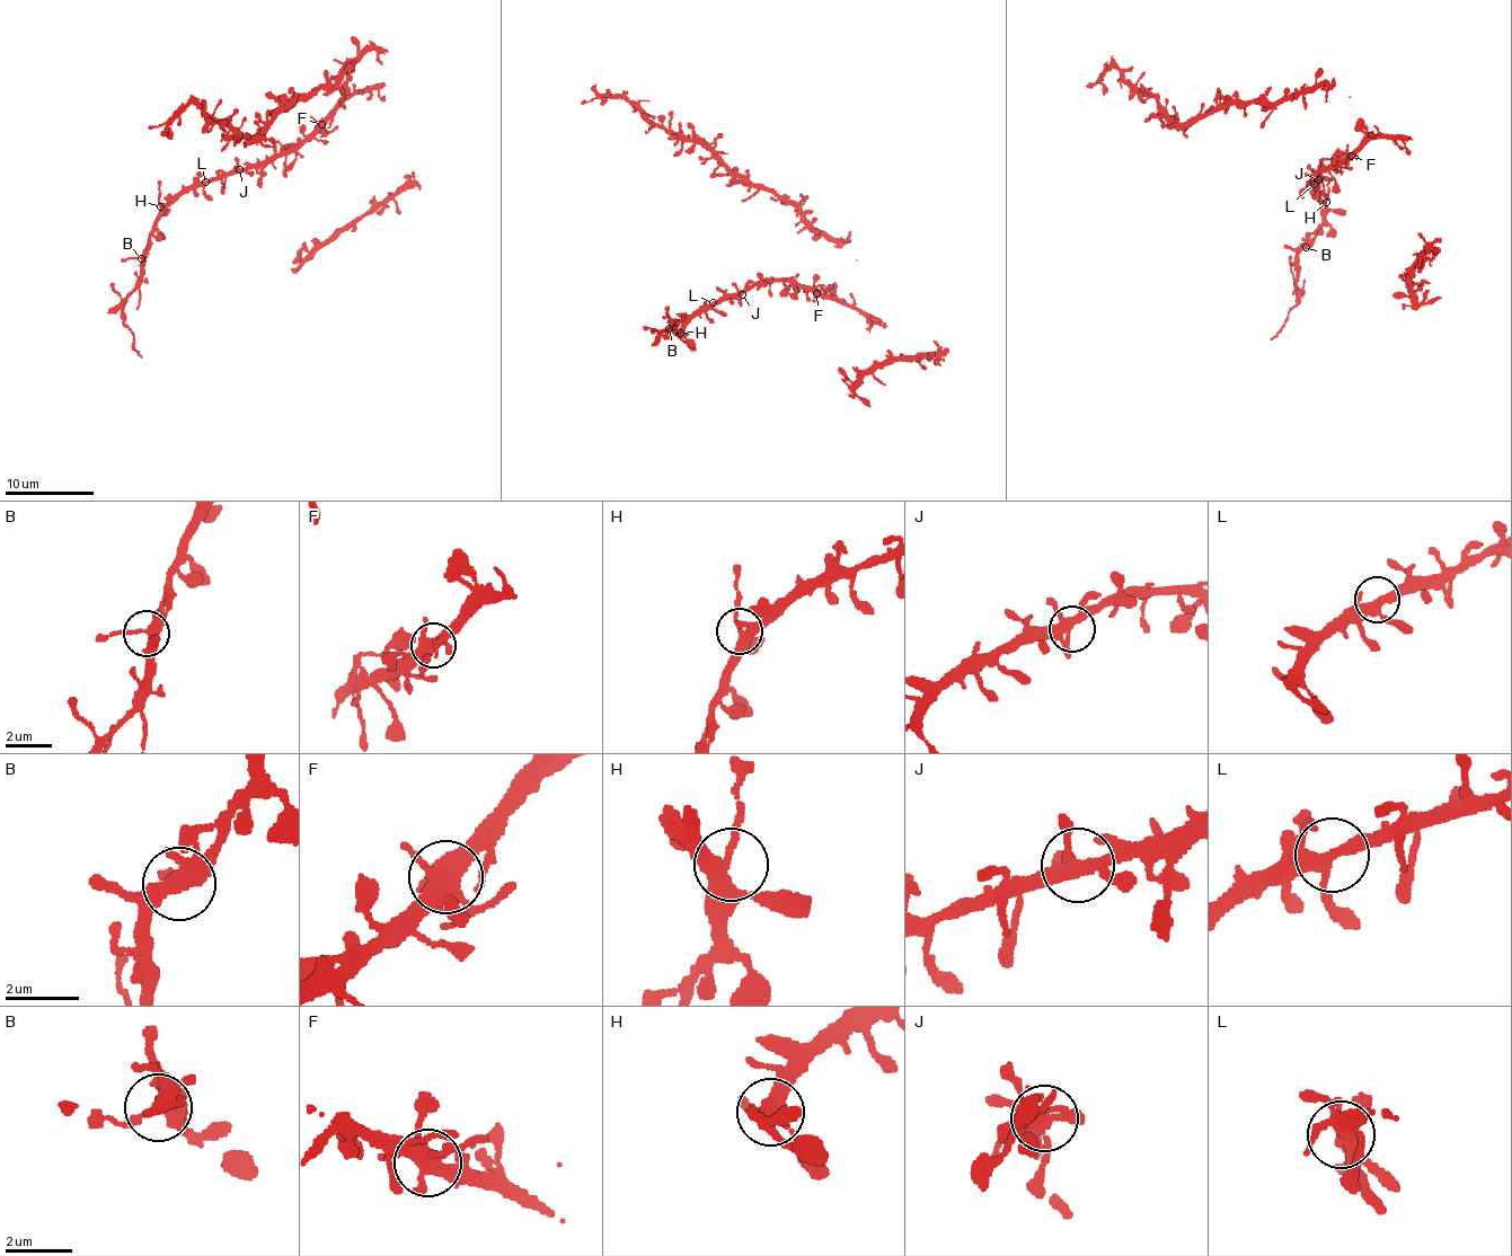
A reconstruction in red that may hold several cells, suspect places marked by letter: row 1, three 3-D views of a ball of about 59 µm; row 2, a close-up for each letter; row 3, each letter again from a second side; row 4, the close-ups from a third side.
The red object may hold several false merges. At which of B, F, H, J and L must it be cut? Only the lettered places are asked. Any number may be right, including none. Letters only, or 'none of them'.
none of them

